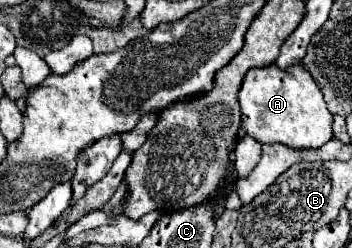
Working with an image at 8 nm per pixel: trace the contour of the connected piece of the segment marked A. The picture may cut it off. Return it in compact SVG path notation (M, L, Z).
M277 65L251 69L239 91L241 129L261 143L283 143L293 149L317 149L333 139L333 115L329 113L319 87L303 65L277 69Z

